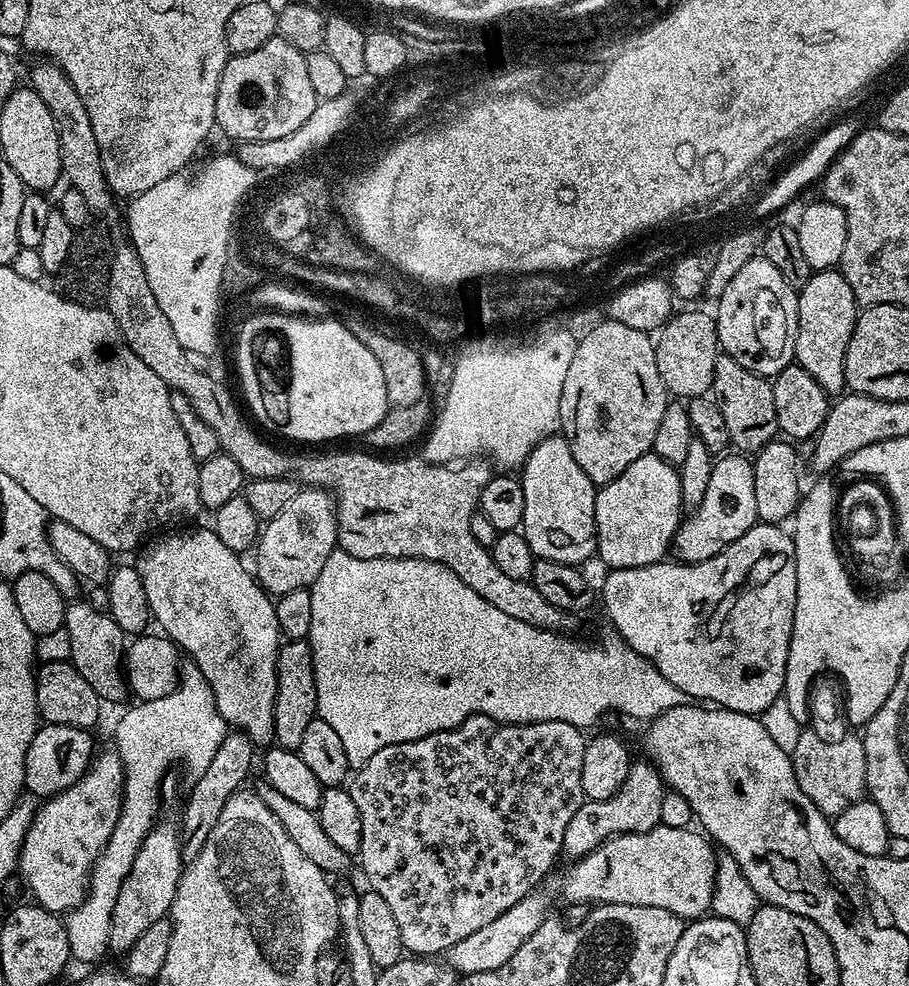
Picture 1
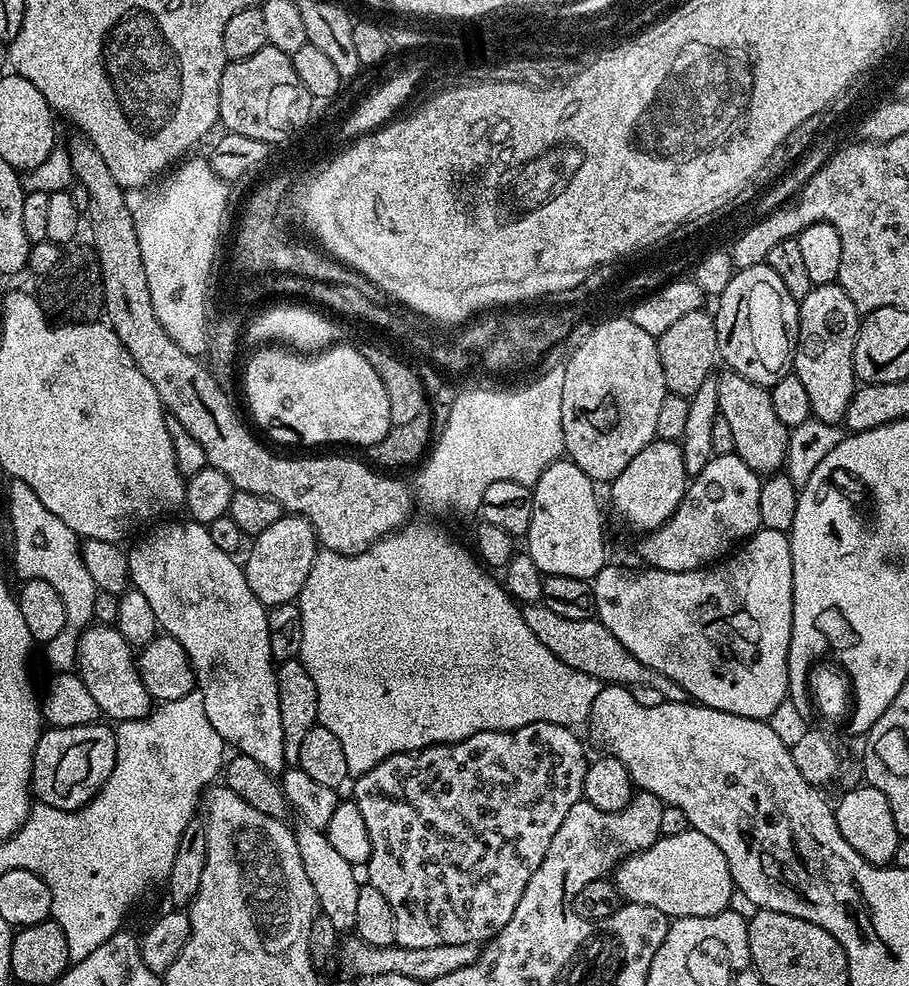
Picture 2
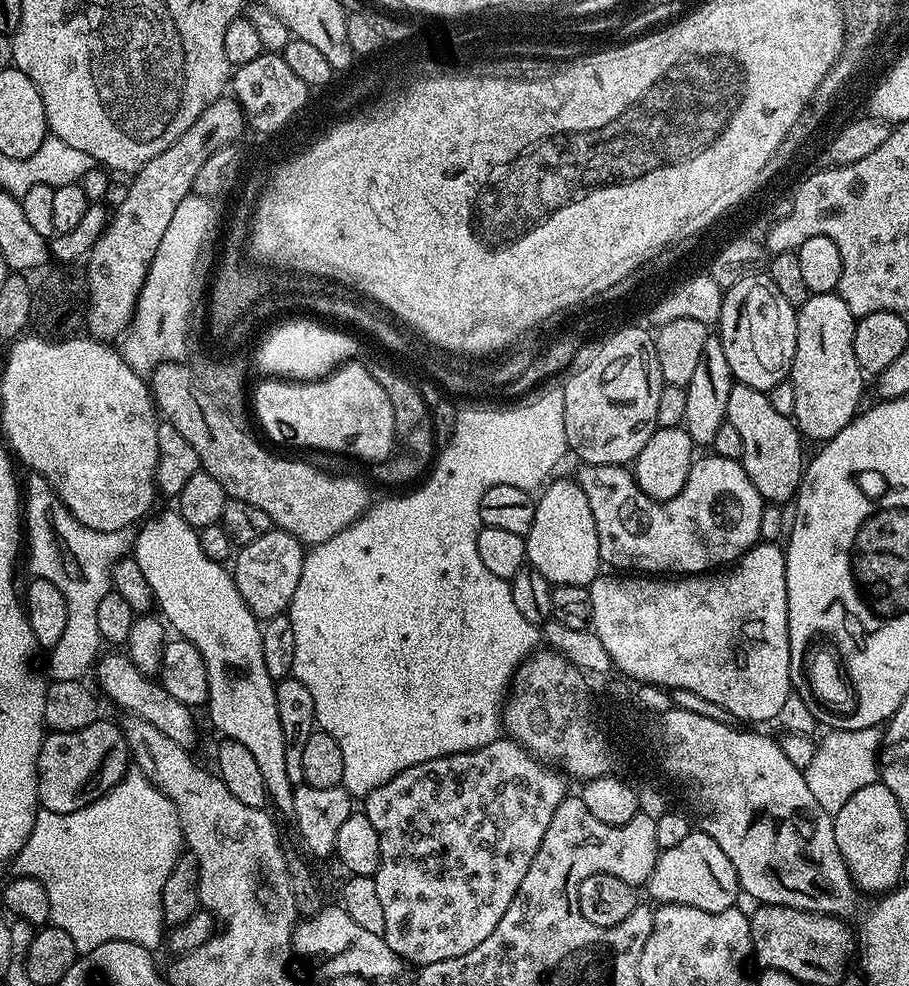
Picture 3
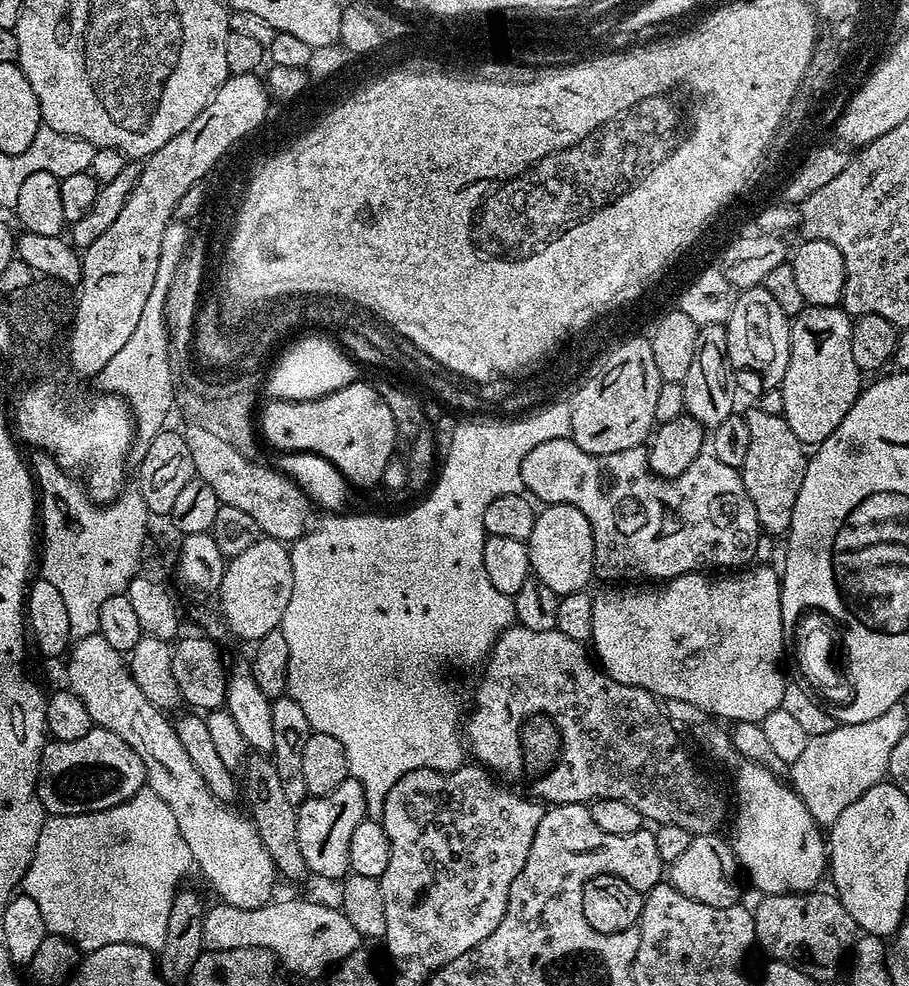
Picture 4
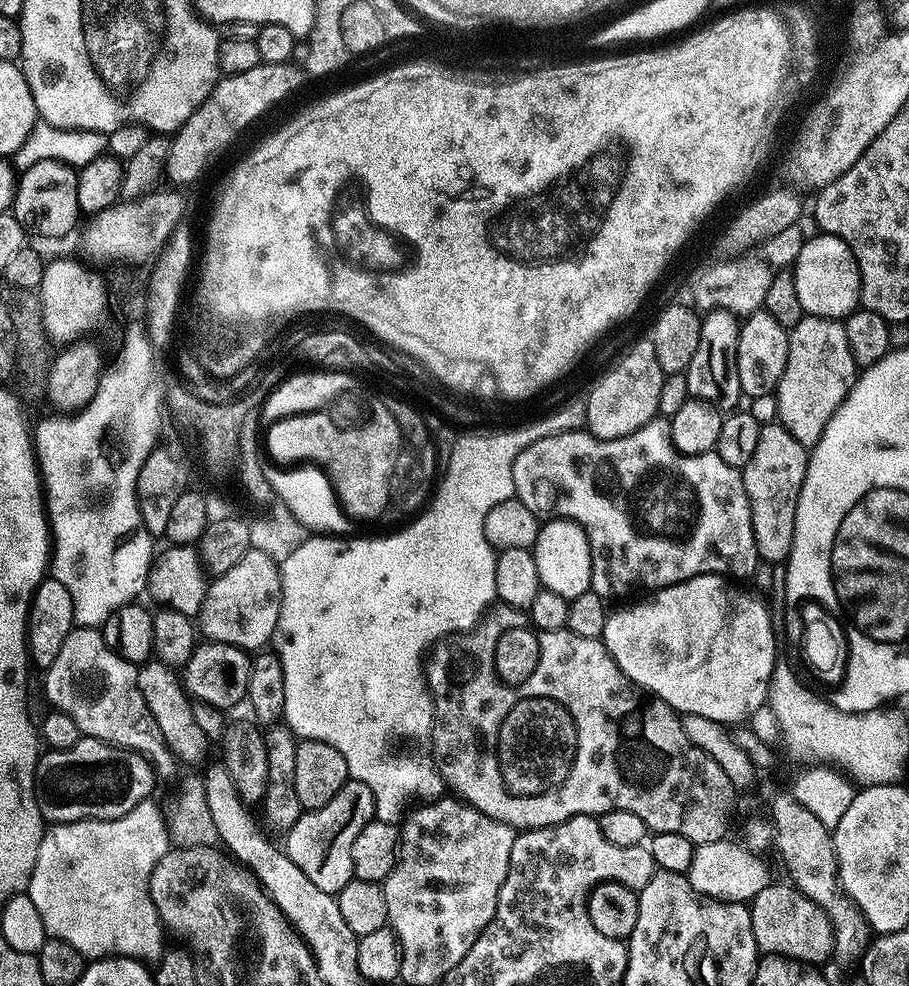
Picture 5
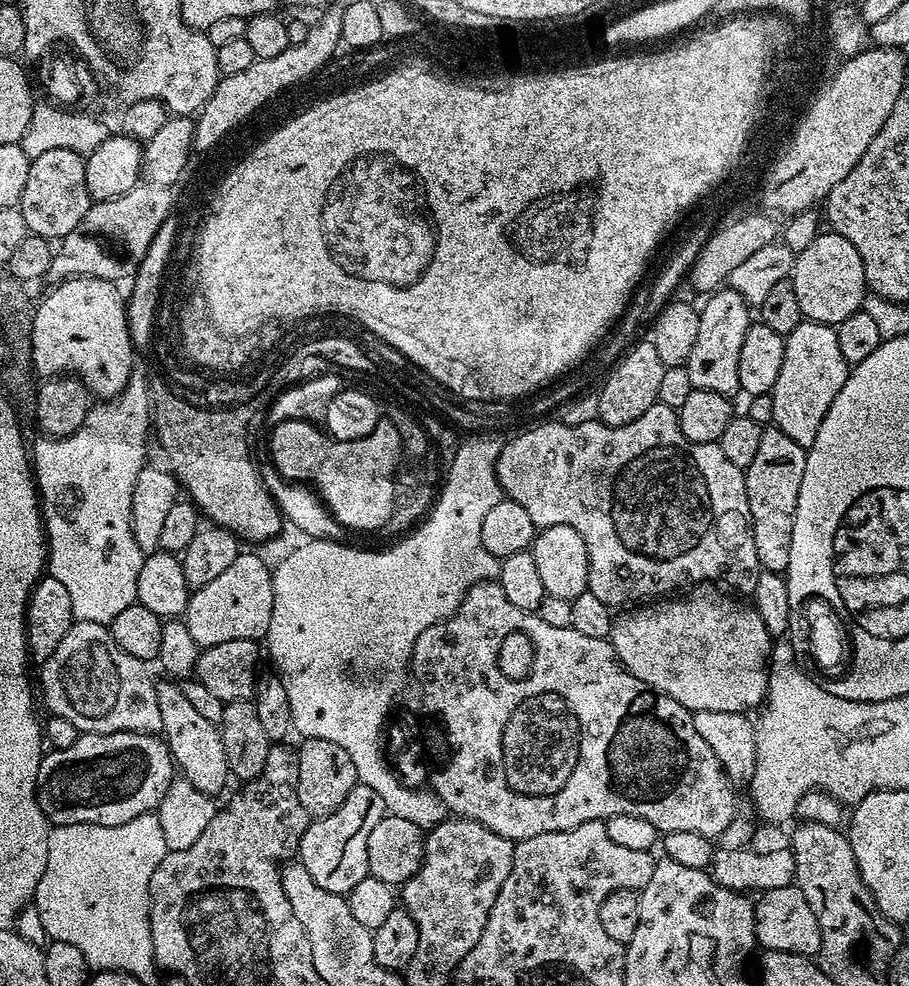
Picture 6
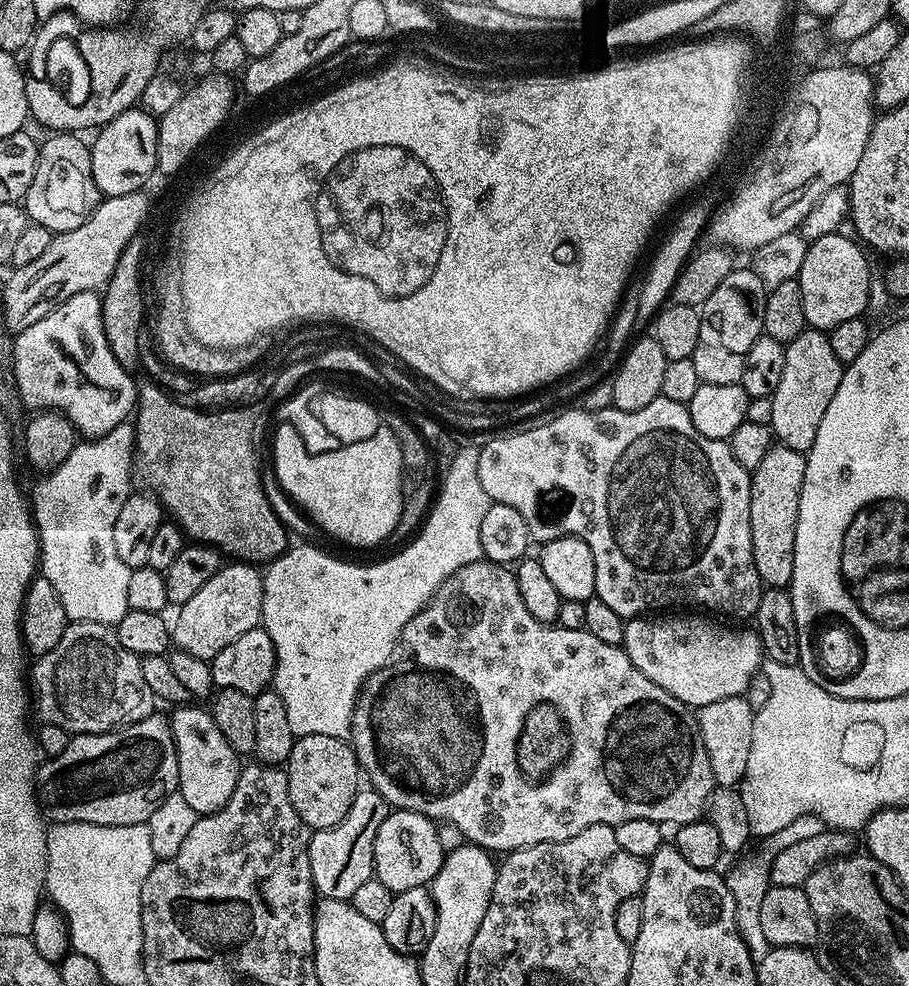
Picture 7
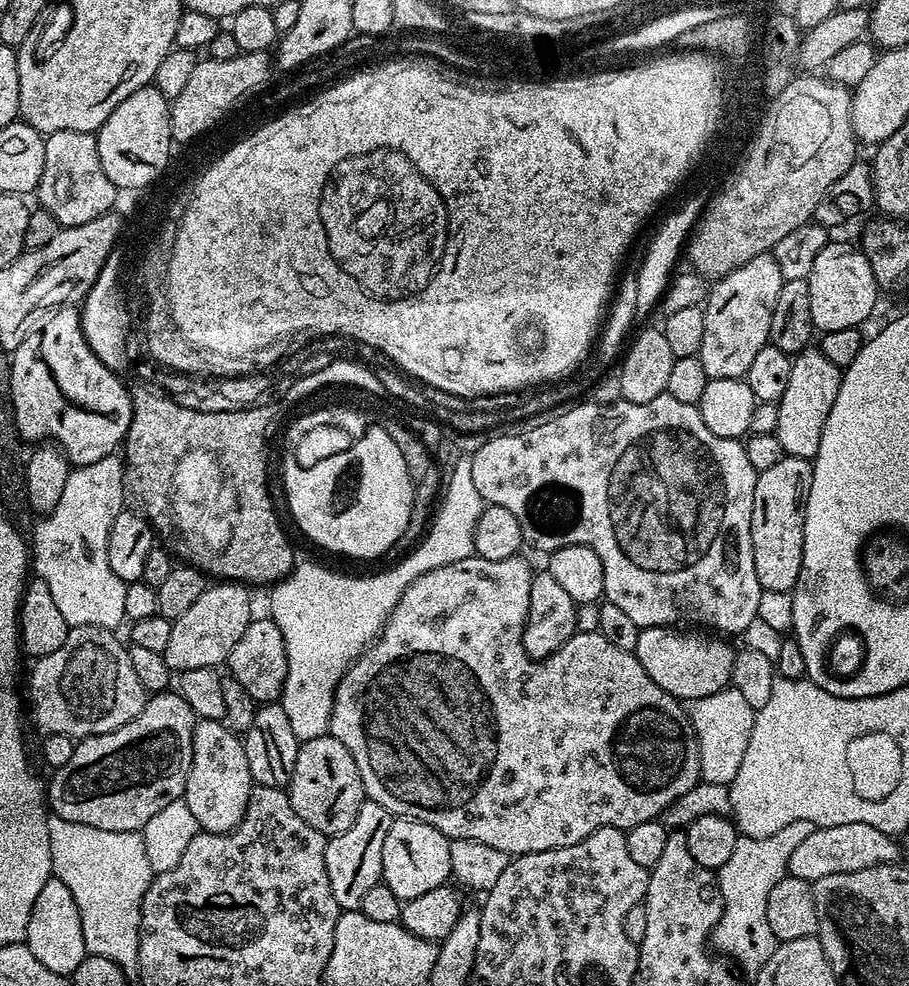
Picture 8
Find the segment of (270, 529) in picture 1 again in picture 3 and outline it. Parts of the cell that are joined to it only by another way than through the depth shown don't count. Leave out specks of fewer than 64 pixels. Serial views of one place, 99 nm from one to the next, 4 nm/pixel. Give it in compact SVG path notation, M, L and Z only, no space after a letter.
M279 530L262 534L262 538L254 538L254 542L243 545L235 553L236 565L231 565L230 571L236 589L246 606L261 621L287 613L288 605L294 598L294 590L298 590L298 578L302 578L305 555L305 545L298 538Z

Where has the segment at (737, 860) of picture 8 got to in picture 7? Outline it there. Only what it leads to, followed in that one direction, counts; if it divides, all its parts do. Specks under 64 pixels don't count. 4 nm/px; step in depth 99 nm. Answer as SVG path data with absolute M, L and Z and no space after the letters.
M806 814L802 818L794 818L794 822L790 822L790 826L782 826L782 830L778 830L778 834L767 837L761 843L764 845L761 846L760 852L746 857L741 864L734 865L729 872L726 872L728 889L730 894L734 894L736 903L736 925L753 960L759 962L768 953L770 947L762 935L761 911L762 898L766 898L766 890L770 886L772 860L782 850L786 850L786 846L794 846L794 842L802 842L802 838L814 838L814 834L822 834L824 831L826 831L826 822L816 814Z

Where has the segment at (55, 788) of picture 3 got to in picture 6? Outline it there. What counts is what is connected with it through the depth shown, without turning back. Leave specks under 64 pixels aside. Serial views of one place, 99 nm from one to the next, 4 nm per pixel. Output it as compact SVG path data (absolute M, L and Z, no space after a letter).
M90 732L80 735L74 746L49 751L41 759L36 779L36 801L52 826L122 826L156 810L173 779L174 761L168 745L159 735Z

